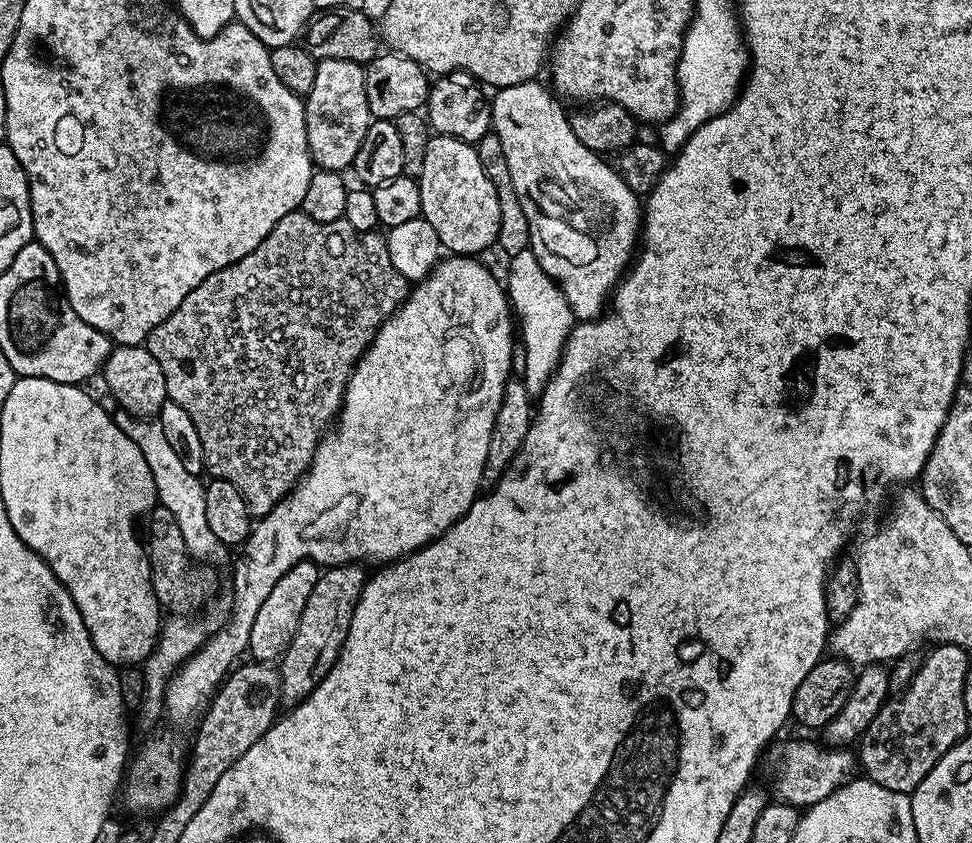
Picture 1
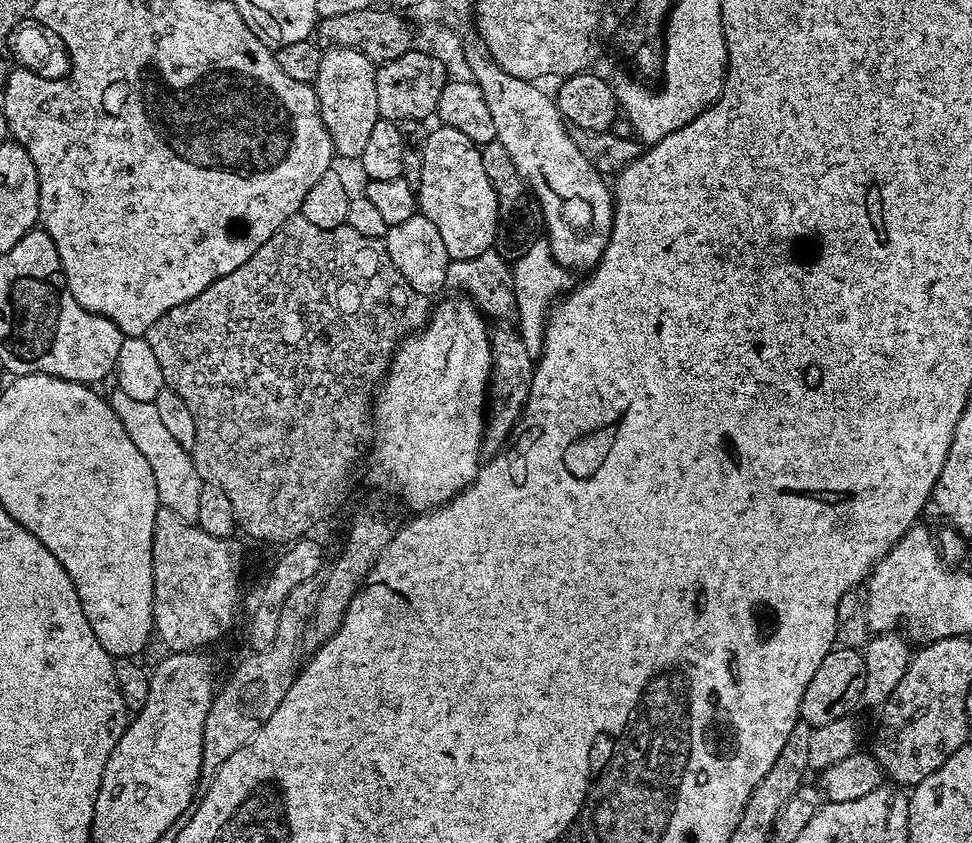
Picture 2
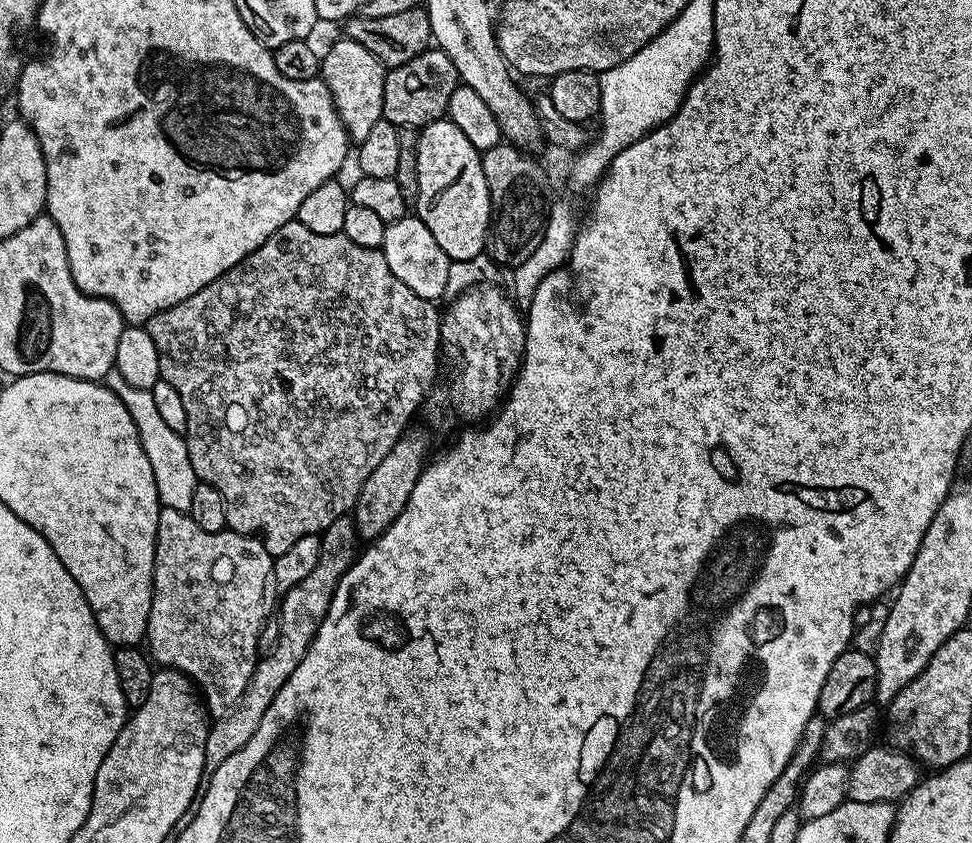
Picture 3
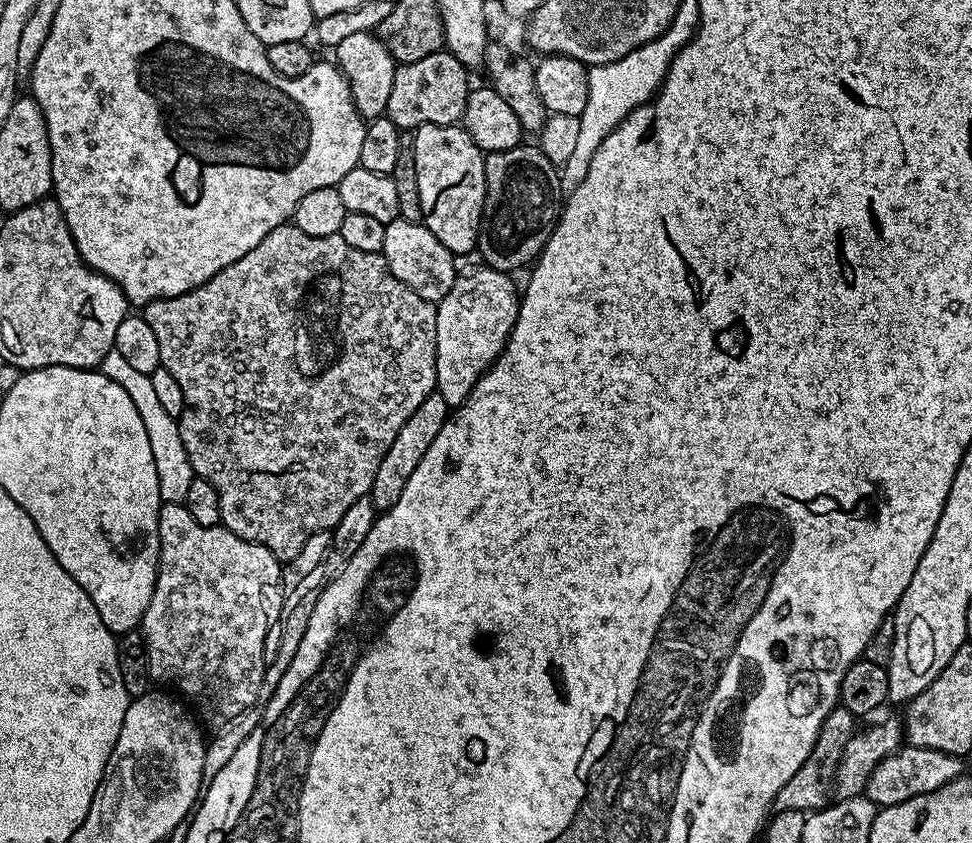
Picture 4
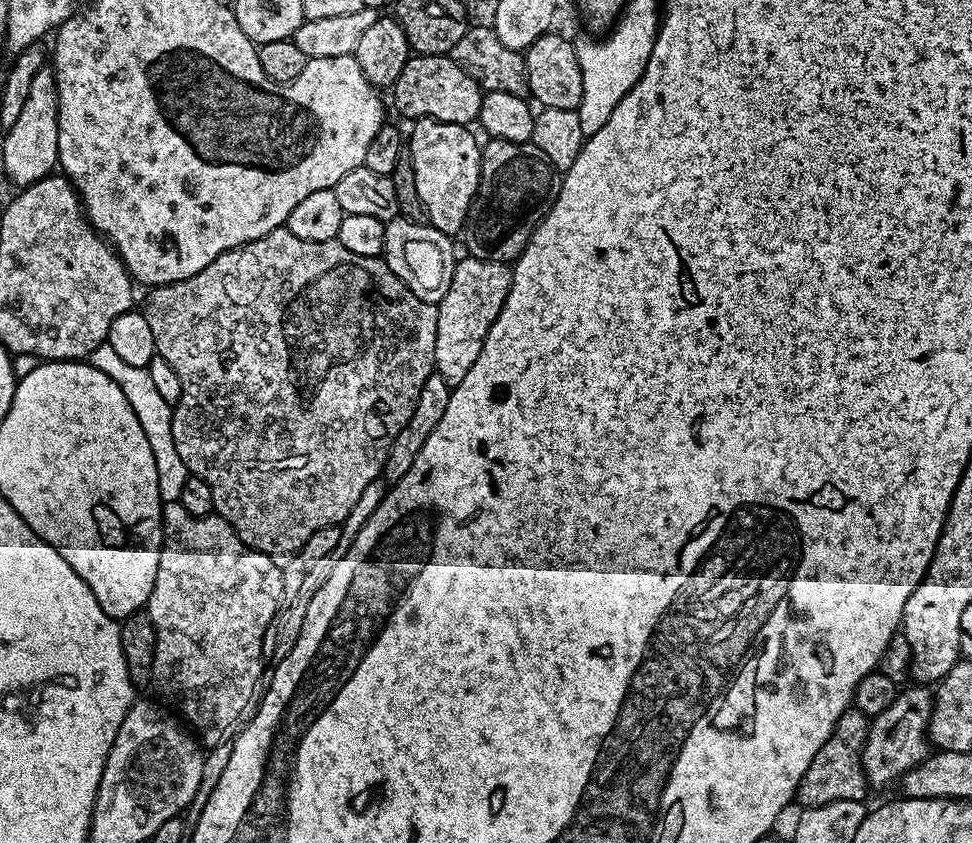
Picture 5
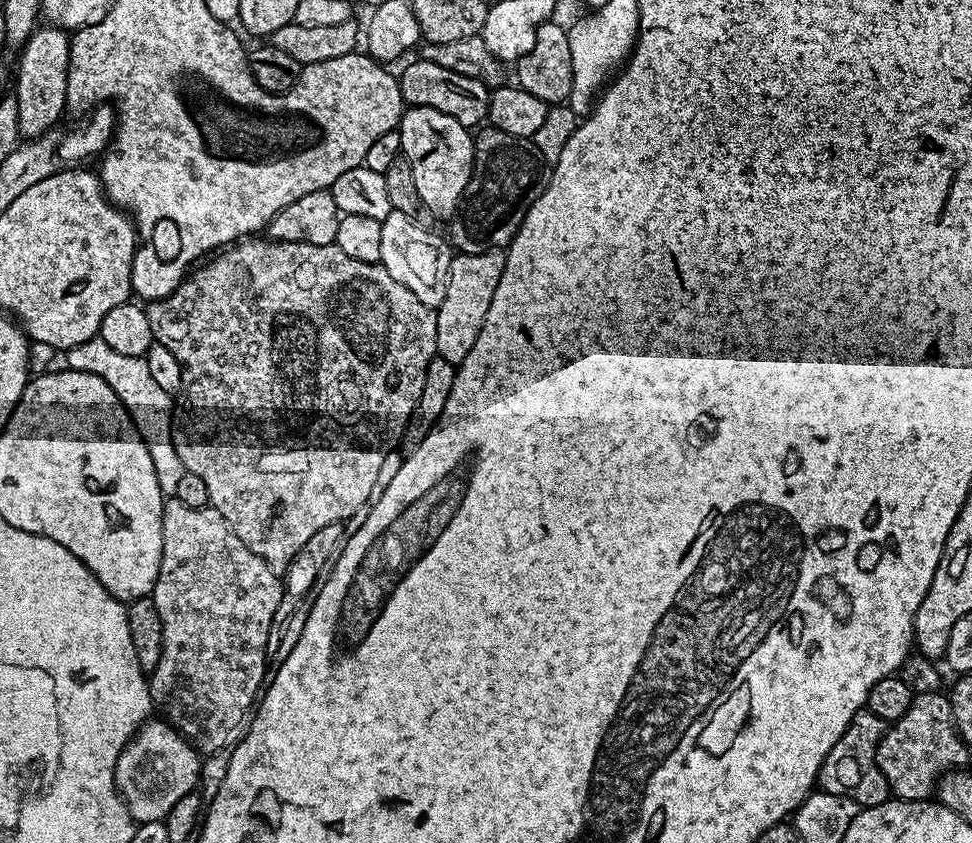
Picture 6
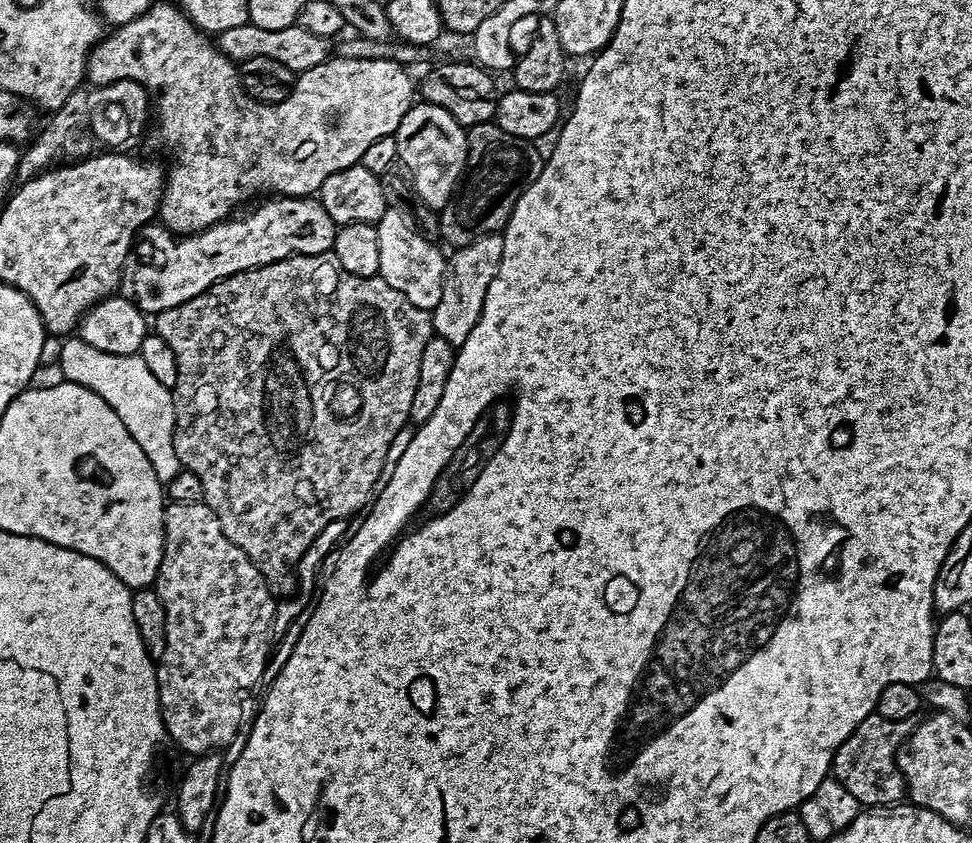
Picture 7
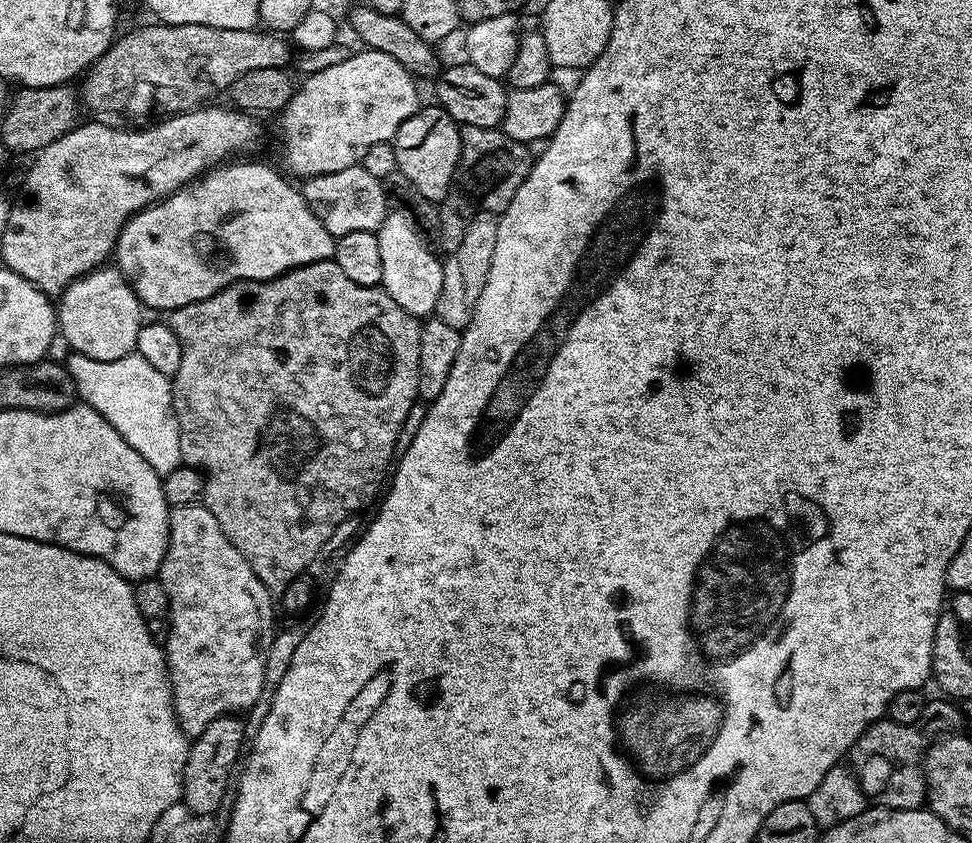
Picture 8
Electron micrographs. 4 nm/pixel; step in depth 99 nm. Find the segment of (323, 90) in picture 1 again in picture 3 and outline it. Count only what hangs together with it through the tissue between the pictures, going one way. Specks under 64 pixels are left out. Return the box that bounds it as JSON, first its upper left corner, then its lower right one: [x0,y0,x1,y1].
[320,38,384,145]

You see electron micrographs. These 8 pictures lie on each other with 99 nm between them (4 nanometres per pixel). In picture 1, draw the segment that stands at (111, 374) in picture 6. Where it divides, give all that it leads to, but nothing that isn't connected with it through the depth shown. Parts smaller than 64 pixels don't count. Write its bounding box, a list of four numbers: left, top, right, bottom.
[115,411,222,561]

